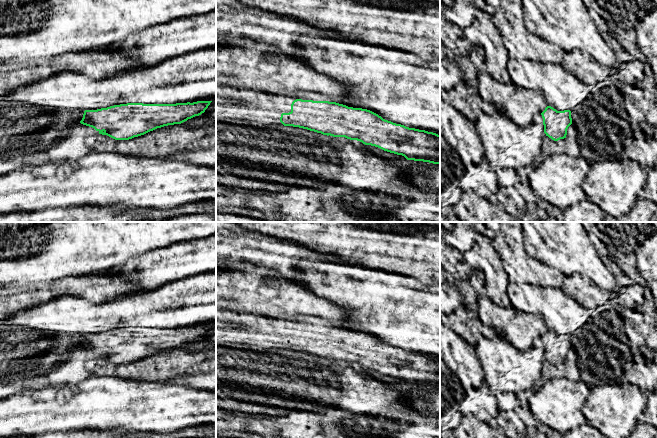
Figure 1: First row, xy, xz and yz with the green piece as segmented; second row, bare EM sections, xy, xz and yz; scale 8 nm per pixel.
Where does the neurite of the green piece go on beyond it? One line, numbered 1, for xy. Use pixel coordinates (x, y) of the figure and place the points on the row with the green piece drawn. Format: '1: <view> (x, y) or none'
1: none

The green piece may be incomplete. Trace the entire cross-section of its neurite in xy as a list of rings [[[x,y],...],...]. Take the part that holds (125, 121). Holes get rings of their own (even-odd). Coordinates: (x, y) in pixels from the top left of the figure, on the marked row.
[[[212,101],[176,104],[127,103],[85,110],[81,124],[115,140],[129,140],[157,128],[181,124],[205,112]]]

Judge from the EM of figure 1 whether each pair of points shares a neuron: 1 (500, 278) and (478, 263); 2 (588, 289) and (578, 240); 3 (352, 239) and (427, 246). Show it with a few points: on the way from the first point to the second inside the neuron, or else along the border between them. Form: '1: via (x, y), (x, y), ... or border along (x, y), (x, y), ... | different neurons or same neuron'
1: via (495, 277), (483, 265) | same neuron
2: border along (565, 275), (579, 273), (606, 290) | different neurons
3: via (371, 247), (408, 248) | same neuron

